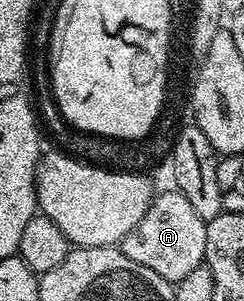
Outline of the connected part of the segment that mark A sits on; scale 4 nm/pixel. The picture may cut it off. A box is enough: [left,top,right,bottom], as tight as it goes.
[118,188,206,284]

